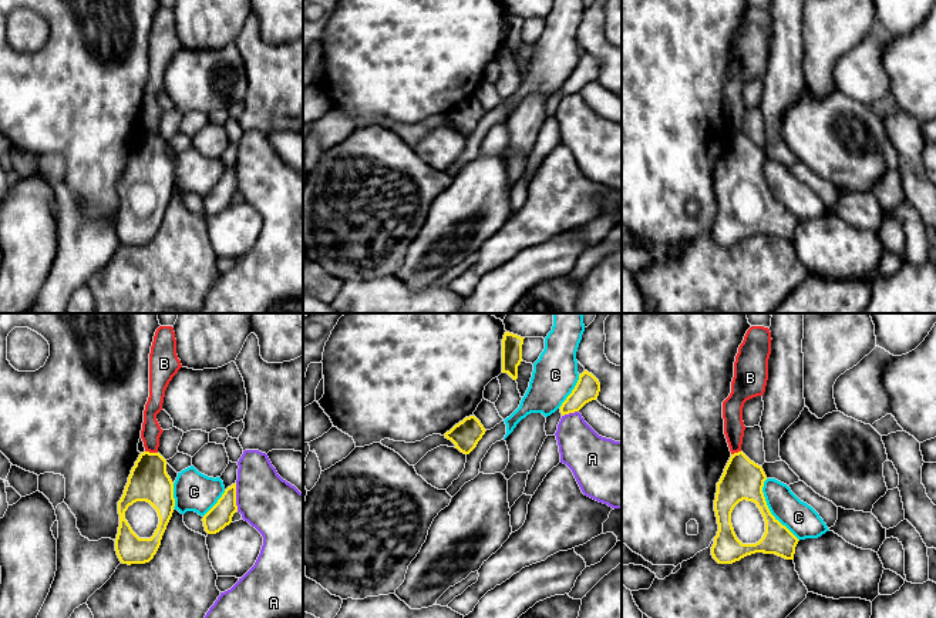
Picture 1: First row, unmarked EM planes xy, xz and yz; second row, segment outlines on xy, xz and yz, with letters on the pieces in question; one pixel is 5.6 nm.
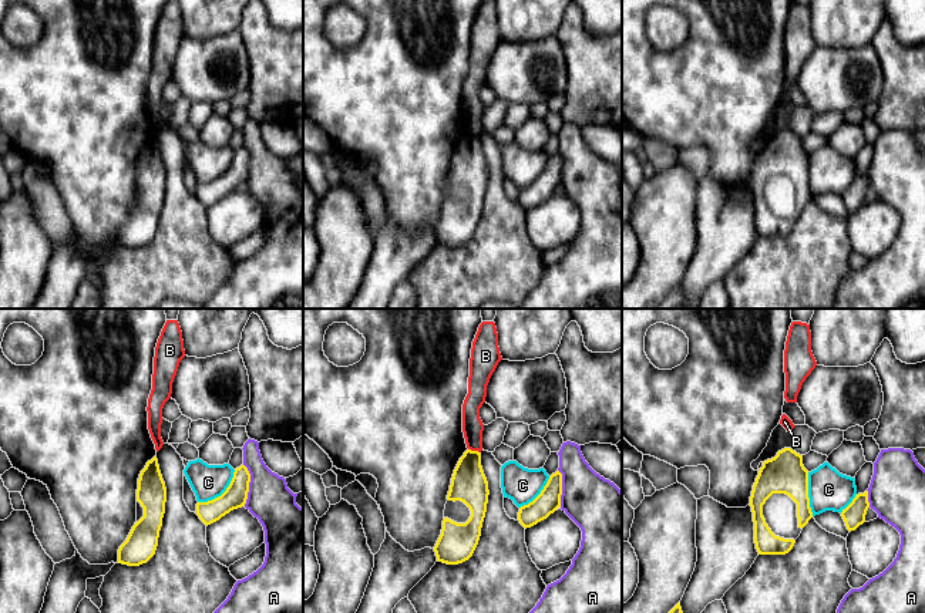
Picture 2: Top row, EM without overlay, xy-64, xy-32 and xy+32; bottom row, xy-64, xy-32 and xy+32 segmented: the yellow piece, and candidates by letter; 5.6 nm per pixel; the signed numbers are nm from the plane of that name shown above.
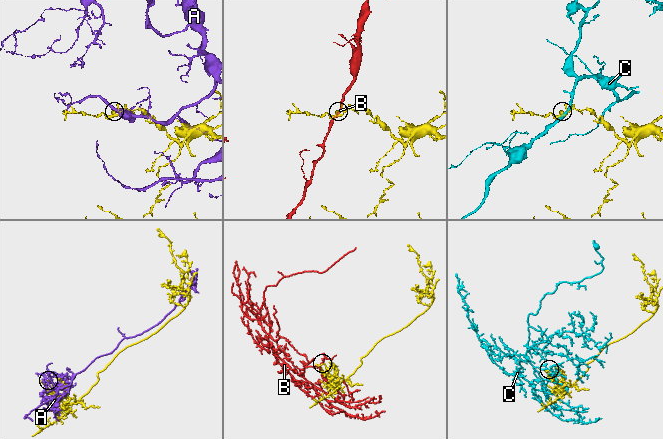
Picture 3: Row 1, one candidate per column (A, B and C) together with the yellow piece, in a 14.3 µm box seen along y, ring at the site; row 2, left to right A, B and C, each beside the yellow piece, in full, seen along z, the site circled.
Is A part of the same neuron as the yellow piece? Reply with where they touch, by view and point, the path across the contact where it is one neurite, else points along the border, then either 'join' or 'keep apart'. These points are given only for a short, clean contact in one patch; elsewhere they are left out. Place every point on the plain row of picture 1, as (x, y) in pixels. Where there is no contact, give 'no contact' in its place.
meets yellow in xy at (235, 178); border along xy (235, 164), (235, 185), (238, 191); keep apart

